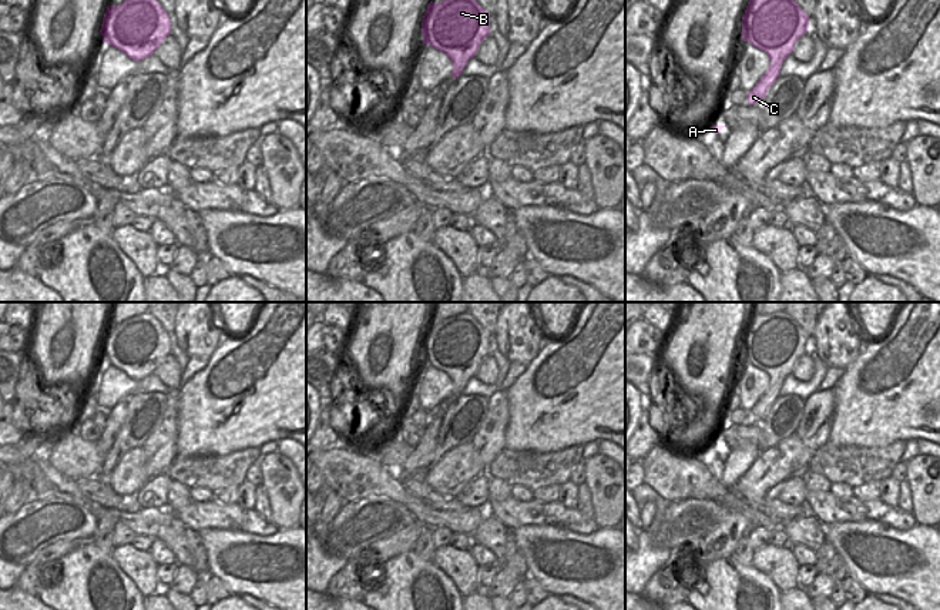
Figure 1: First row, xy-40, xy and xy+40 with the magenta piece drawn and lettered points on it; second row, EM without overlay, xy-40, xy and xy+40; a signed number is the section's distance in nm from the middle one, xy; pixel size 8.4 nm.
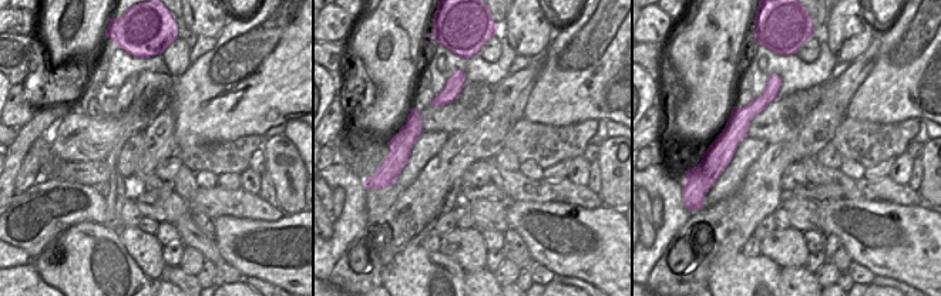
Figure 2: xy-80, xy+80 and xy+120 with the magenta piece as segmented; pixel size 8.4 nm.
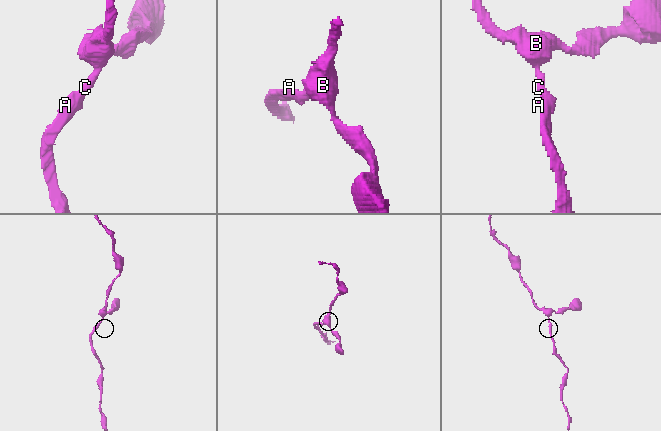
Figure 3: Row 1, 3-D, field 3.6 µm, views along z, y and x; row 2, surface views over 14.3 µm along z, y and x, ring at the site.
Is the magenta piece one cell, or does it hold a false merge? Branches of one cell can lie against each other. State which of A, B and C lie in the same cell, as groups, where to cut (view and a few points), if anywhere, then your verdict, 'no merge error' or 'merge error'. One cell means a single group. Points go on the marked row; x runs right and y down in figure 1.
A B C; no cut; no merge error

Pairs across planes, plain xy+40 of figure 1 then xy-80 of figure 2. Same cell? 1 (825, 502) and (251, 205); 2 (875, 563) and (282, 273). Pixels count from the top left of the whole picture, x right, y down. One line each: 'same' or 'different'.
1: same
2: same

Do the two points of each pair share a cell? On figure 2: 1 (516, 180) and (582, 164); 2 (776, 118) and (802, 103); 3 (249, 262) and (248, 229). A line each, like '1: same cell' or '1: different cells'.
1: different cells
2: same cell
3: same cell

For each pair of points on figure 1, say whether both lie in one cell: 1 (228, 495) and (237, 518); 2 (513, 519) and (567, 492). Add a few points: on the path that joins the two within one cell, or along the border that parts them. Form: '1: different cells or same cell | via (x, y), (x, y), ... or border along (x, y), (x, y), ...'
1: different cells | border along (212, 498), (220, 502), (235, 503)
2: different cells | border along (557, 499), (564, 506), (576, 509)

